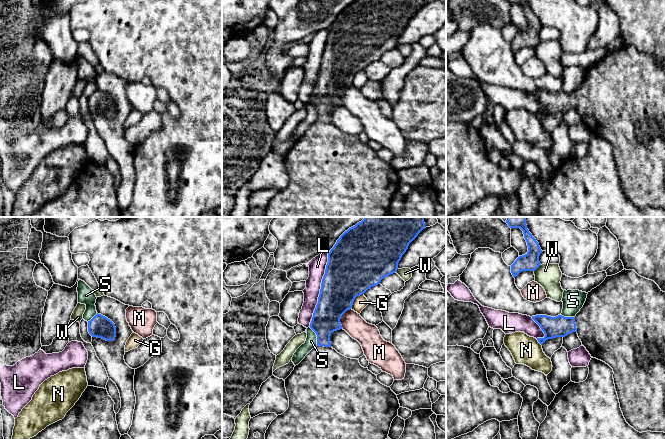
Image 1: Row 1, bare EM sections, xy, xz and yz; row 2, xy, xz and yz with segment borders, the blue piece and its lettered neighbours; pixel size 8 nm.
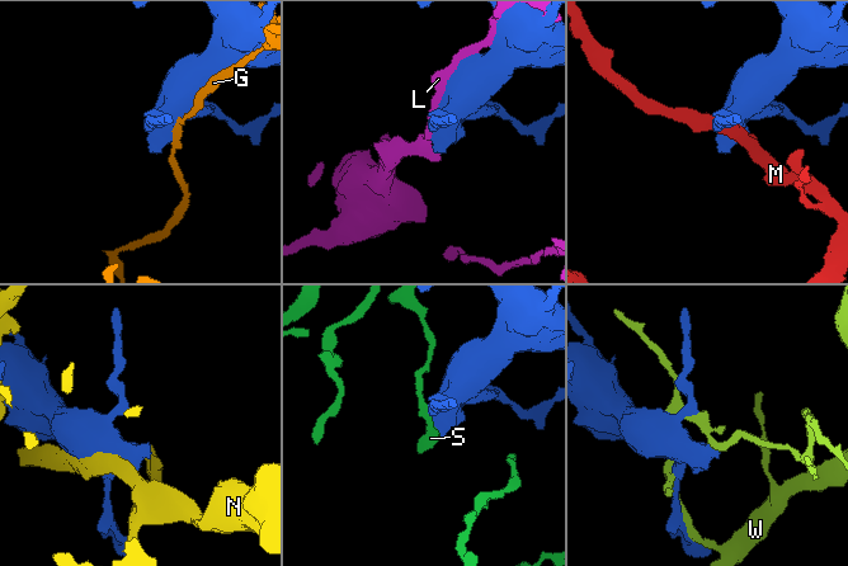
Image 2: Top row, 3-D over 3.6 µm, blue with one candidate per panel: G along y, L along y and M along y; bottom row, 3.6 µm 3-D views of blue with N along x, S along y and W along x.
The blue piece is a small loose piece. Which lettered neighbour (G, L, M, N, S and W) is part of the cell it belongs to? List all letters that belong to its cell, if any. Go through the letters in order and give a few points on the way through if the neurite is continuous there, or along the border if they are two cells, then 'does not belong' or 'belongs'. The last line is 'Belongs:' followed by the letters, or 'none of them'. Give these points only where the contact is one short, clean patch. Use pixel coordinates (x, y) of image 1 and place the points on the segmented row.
G: does not belong
L: does not belong
M: border xz (350, 308), (340, 319), (341, 328); does not belong
N: does not belong
S: does not belong
W: does not belong
Belongs: none of them

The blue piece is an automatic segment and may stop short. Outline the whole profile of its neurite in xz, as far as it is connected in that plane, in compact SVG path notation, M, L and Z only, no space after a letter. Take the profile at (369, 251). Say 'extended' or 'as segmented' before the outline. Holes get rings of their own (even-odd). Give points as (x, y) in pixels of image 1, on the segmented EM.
extended | M365 217L361 222L345 231L337 240L334 247L328 253L328 262L325 269L325 274L322 279L318 303L313 313L310 323L310 328L317 335L317 345L305 356L305 358L294 367L291 374L284 380L285 388L289 398L289 407L281 415L278 415L269 425L265 433L265 439L387 439L391 423L398 415L400 408L397 395L377 380L377 376L373 374L368 368L360 365L358 359L347 358L331 347L330 336L331 333L342 329L340 319L342 315L352 308L353 302L357 296L364 294L368 289L380 284L384 277L395 273L398 269L398 263L402 255L408 249L409 244L418 236L418 234L425 229L424 217Z

